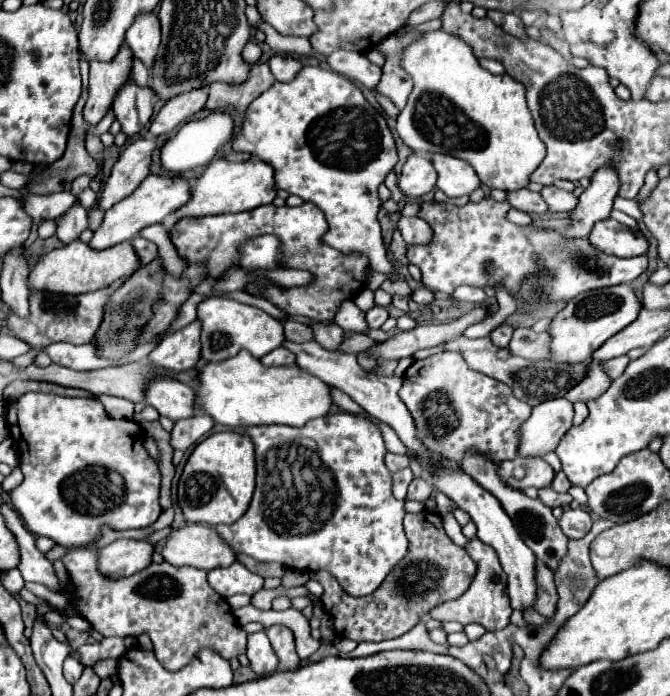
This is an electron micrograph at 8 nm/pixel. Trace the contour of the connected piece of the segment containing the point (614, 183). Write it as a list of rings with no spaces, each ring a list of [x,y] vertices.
[[[612,165],[600,167],[592,175],[590,185],[580,195],[578,207],[570,213],[574,225],[562,231],[564,237],[586,237],[590,235],[596,221],[610,217],[612,203],[620,189],[620,179],[616,175],[618,173],[616,169],[612,169]]]

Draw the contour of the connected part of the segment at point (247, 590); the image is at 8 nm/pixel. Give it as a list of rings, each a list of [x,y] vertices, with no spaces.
[[[236,561],[226,569],[208,571],[208,583],[222,597],[230,597],[230,595],[236,595],[236,593],[254,595],[256,591],[262,589],[264,579],[260,575],[248,571],[242,563]]]

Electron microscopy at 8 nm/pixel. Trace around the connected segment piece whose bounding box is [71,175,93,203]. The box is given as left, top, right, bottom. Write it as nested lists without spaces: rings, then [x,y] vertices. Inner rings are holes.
[[[82,175],[78,178],[76,178],[71,187],[71,191],[73,195],[76,197],[75,203],[79,203],[78,195],[80,192],[82,192],[84,189],[90,187],[90,182],[93,177],[88,176],[88,175]]]

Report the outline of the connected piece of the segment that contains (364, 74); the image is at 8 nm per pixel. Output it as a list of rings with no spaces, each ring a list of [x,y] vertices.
[[[348,49],[334,51],[328,59],[328,65],[334,71],[342,73],[344,77],[350,77],[350,79],[362,83],[370,91],[376,91],[376,85],[382,75],[382,69],[378,65],[370,63],[364,55],[360,55],[356,51],[348,51]]]

